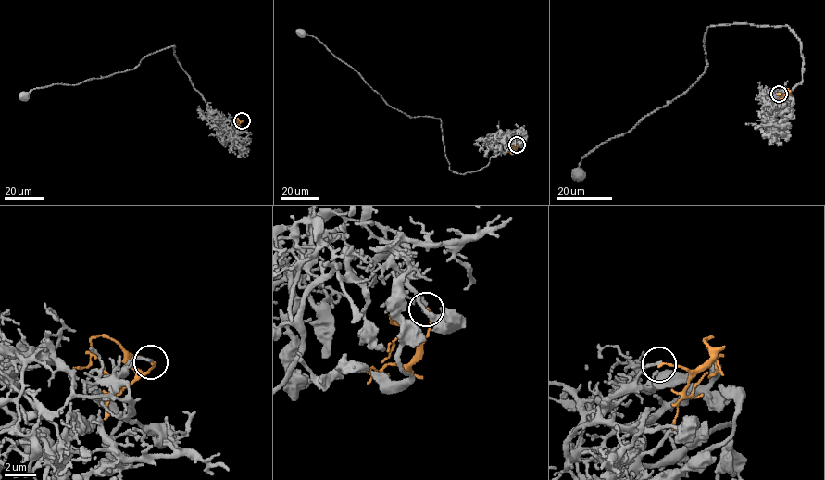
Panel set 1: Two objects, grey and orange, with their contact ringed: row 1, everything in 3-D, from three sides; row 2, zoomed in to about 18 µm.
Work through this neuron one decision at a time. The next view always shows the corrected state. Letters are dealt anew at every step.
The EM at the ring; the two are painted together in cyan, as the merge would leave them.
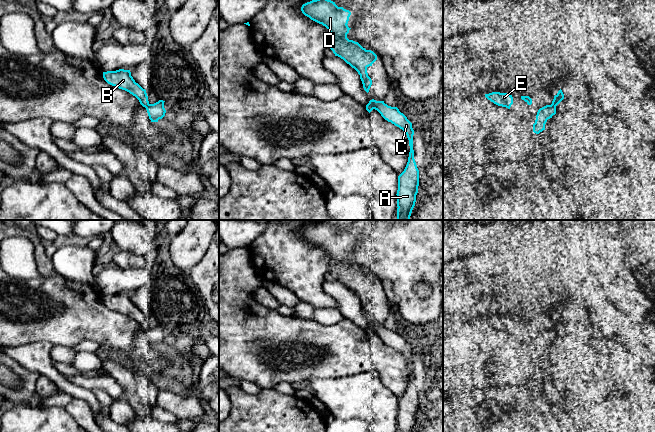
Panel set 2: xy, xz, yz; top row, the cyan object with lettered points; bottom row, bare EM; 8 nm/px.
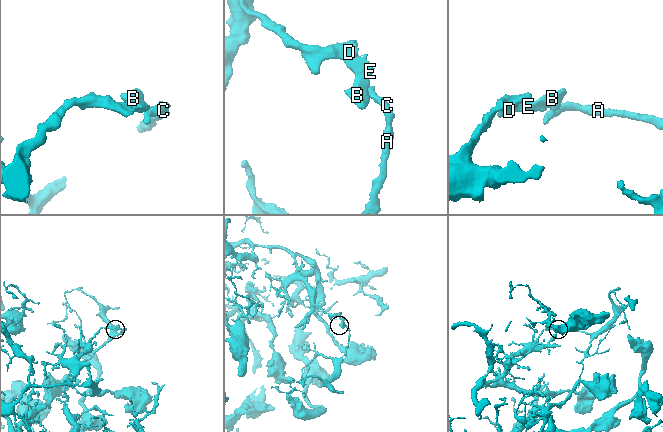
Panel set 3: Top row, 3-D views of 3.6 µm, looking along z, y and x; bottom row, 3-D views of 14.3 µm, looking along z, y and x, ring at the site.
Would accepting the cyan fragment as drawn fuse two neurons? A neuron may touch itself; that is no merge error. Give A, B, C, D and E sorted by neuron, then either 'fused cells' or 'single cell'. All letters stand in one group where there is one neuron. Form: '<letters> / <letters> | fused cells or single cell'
A C / B D E | fused cells

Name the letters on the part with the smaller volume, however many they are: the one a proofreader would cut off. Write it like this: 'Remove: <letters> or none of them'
Remove: A, C

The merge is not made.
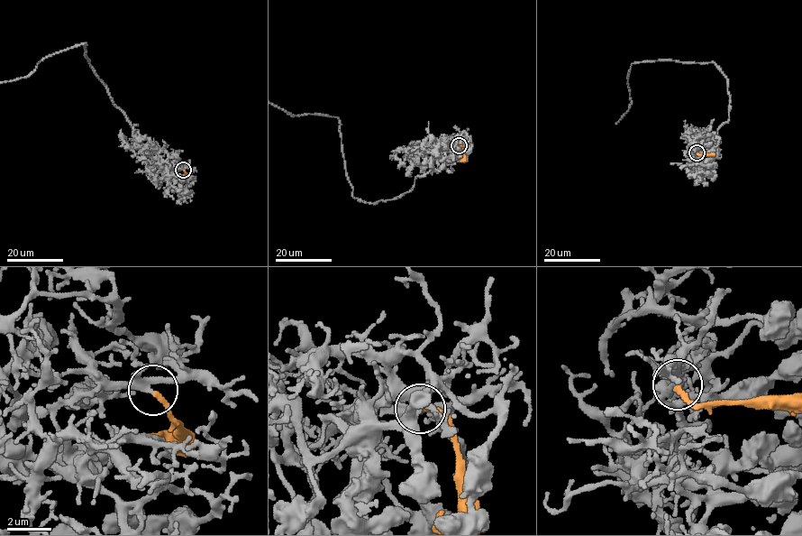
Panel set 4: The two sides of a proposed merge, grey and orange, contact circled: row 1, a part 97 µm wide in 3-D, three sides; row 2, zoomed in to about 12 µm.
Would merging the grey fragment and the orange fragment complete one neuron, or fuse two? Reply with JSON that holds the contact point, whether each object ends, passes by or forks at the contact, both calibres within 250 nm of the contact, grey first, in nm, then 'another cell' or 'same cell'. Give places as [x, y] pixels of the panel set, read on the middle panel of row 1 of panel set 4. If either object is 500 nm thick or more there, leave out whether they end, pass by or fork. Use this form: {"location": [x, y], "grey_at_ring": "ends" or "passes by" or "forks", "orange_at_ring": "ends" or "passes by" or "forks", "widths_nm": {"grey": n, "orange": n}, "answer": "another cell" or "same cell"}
{"location": [459, 145], "grey_at_ring": "forks", "orange_at_ring": "ends", "widths_nm": {"grey": 240, "orange": 200}, "answer": "same cell"}

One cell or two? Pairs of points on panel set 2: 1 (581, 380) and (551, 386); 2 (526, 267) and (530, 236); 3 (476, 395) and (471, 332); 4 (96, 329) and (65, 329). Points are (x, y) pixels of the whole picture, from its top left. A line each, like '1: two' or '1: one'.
1: two
2: two
3: two
4: one

